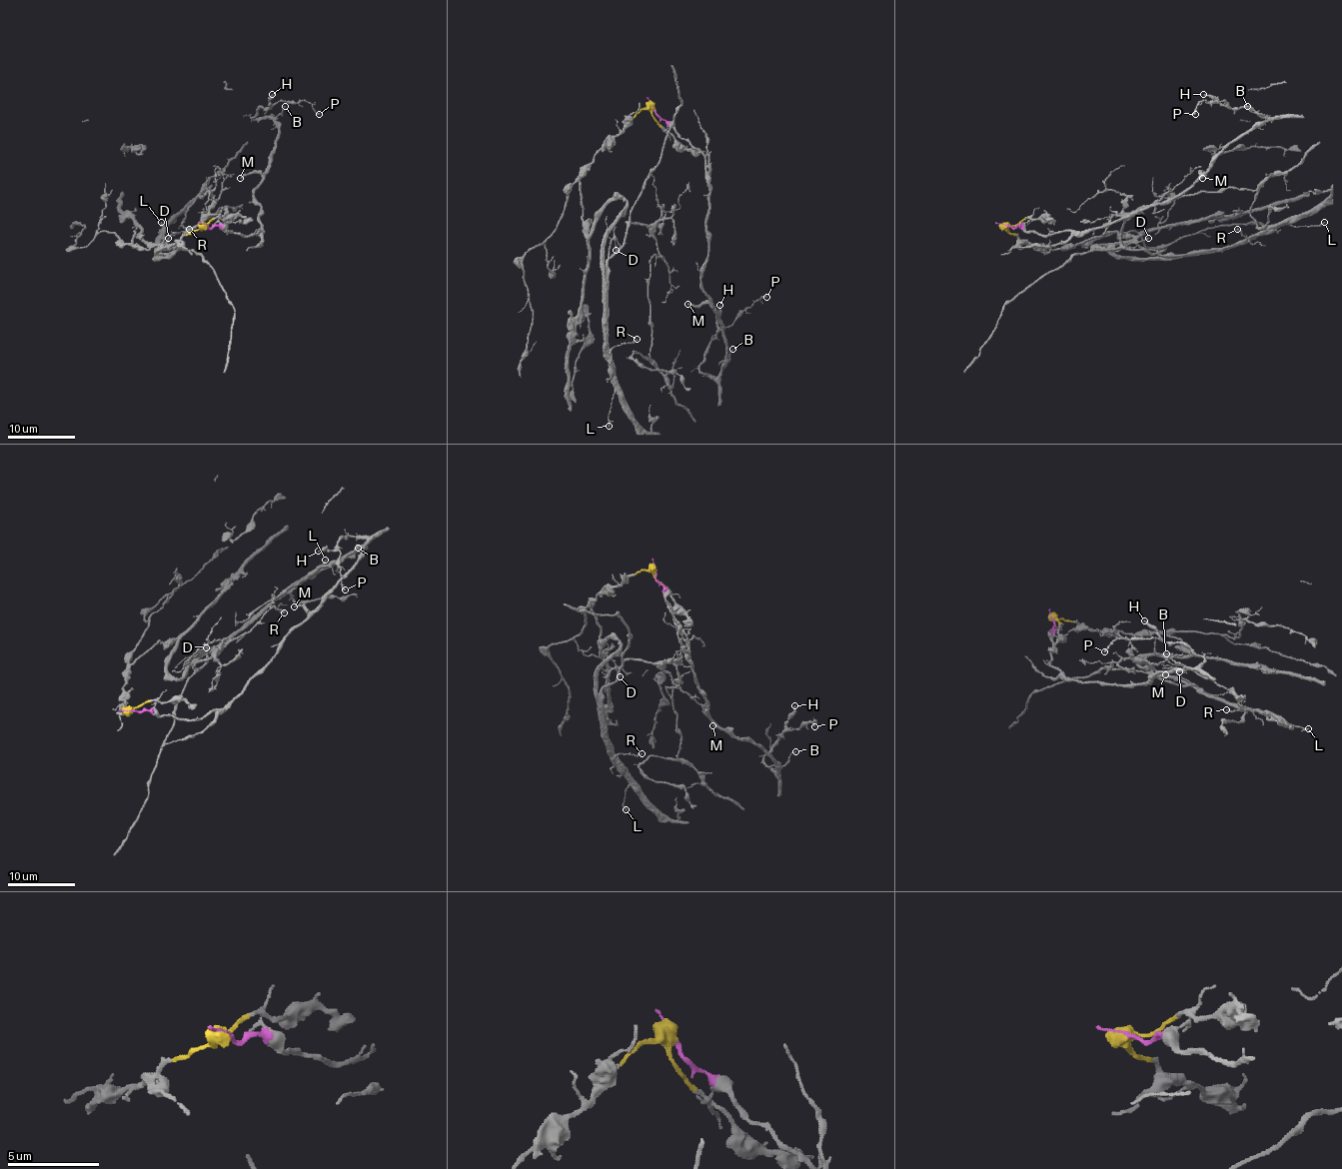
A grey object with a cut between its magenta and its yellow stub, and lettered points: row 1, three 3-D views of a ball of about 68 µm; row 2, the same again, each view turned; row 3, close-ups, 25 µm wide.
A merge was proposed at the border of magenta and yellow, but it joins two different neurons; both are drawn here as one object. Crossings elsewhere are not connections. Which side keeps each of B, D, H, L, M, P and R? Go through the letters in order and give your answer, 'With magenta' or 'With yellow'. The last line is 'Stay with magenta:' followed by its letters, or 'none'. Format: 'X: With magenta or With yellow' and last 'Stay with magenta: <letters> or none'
B: With magenta
D: With yellow
H: With magenta
L: With yellow
M: With magenta
P: With magenta
R: With yellow
Stay with magenta: B, H, M, P

